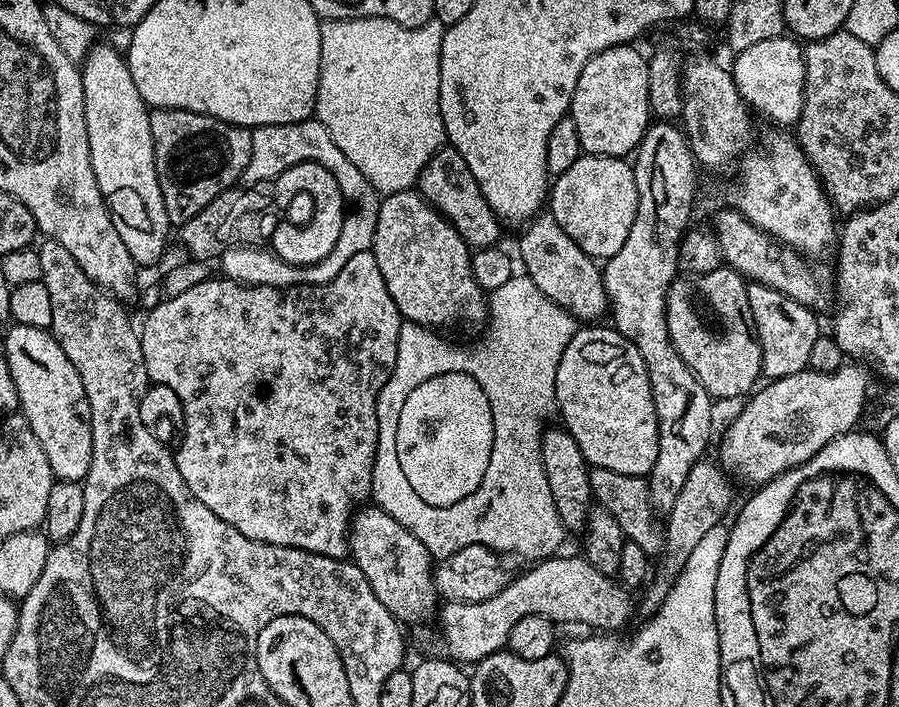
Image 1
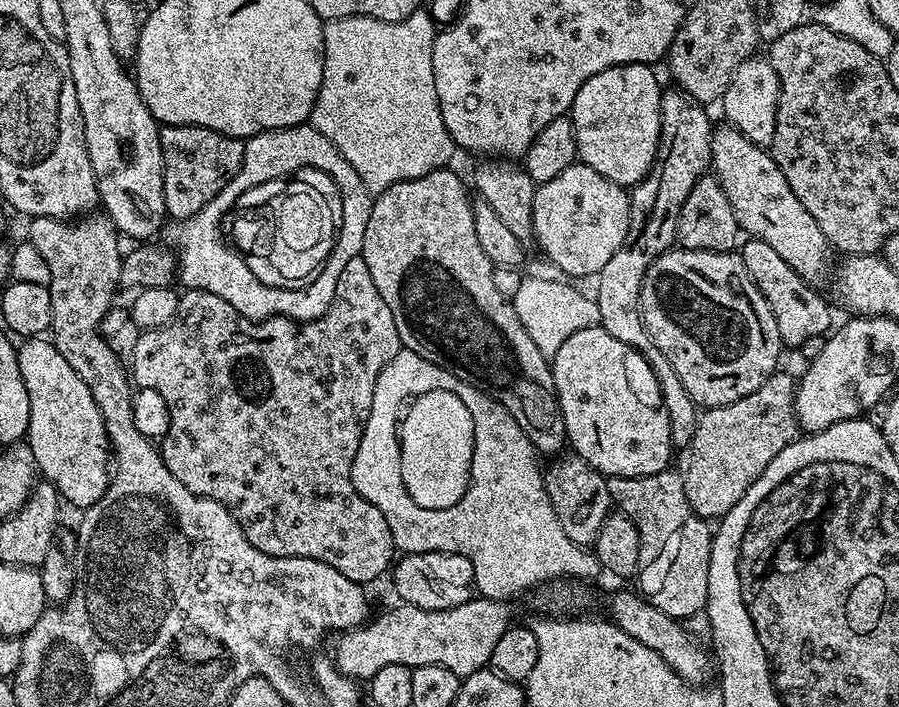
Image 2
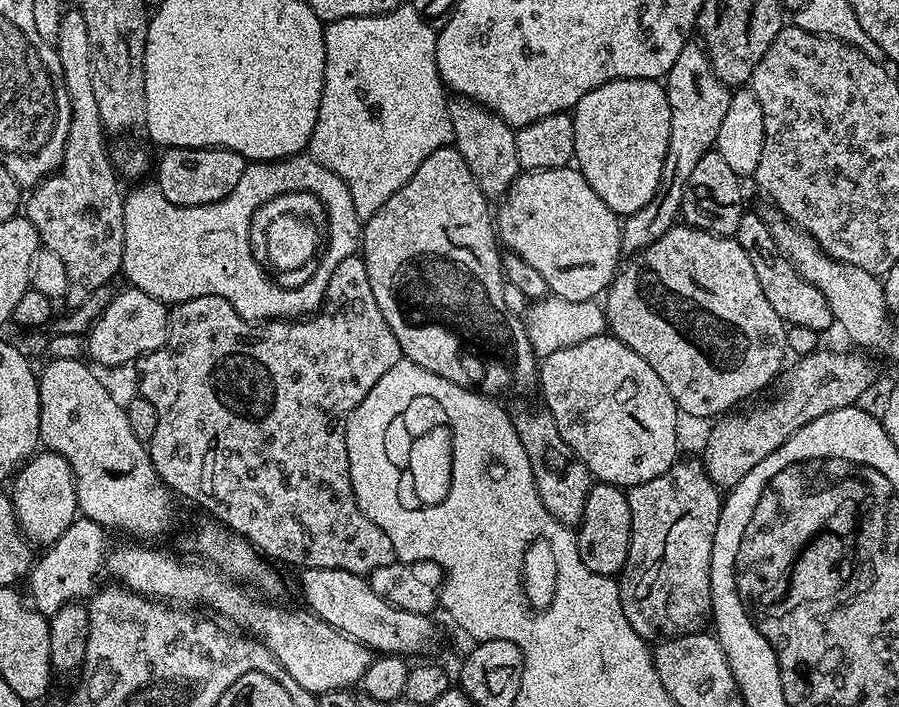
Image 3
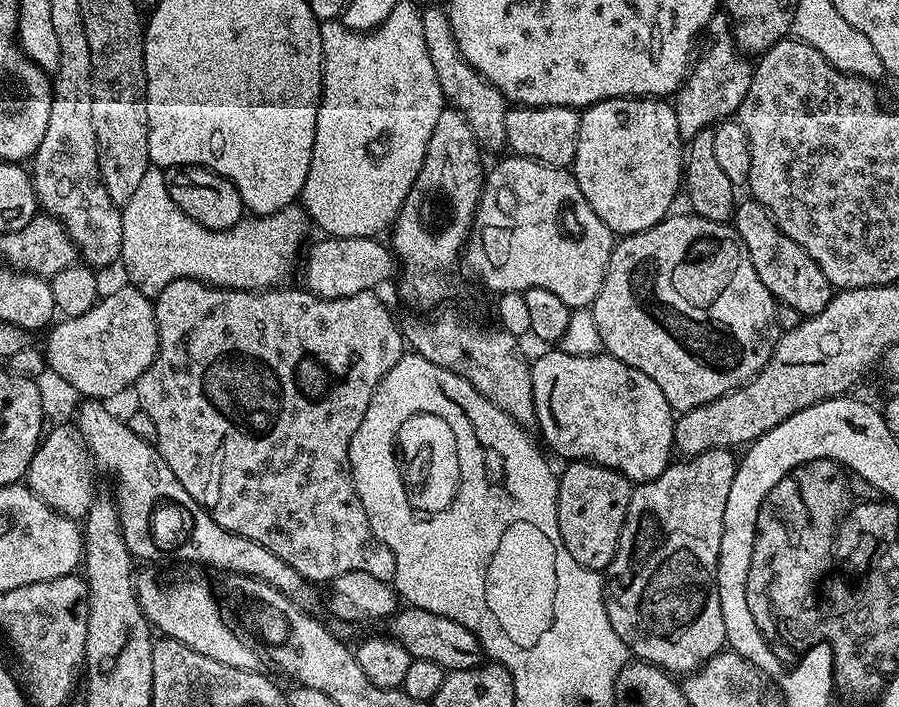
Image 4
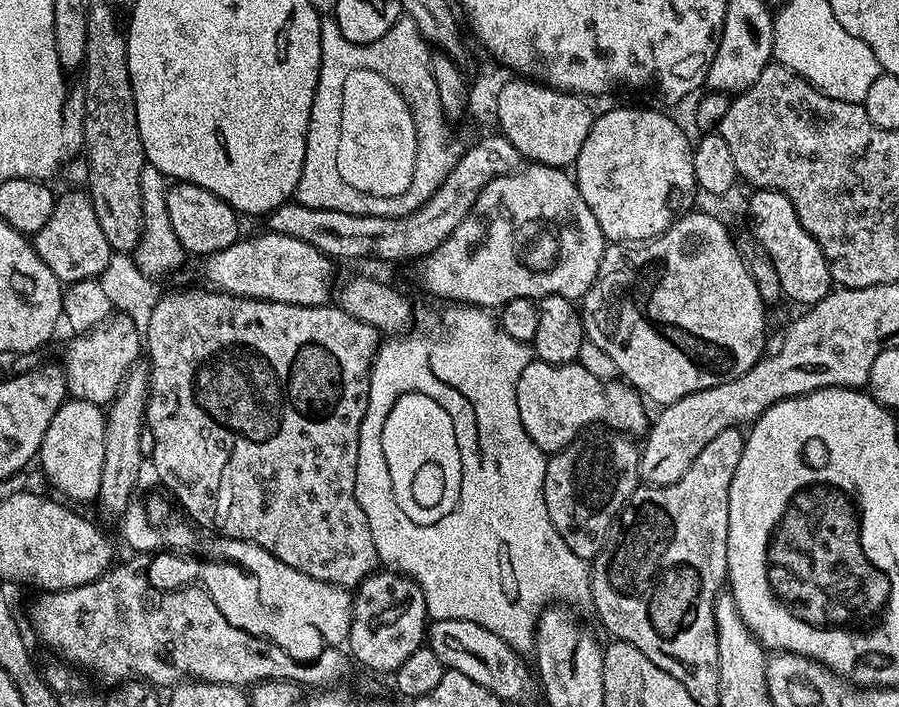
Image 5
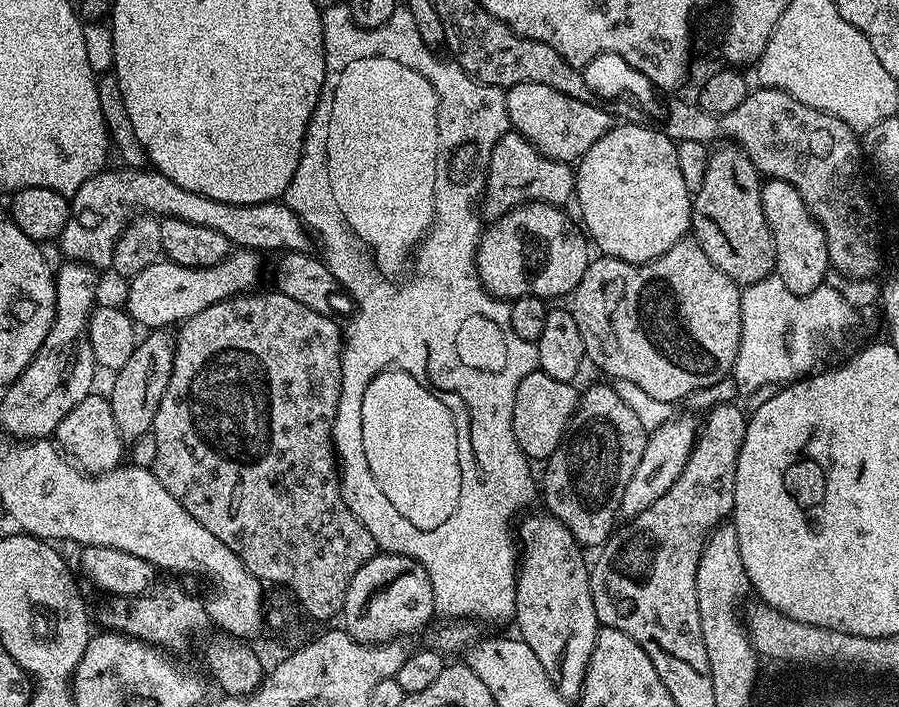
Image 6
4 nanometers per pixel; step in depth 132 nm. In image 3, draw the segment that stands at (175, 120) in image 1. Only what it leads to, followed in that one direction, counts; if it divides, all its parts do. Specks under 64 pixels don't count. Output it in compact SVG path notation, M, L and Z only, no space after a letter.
M169 148L163 155L155 183L165 198L183 208L213 204L226 198L238 186L246 163L242 154L229 148Z

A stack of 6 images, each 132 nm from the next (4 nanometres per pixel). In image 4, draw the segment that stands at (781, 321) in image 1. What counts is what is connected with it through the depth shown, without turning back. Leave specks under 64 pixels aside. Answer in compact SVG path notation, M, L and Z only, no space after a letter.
M751 198L741 199L734 209L734 227L736 233L746 242L746 250L750 250L750 262L754 262L754 270L758 270L758 278L762 278L762 286L770 290L777 302L786 306L794 306L805 318L816 316L831 302L834 295L832 283L818 270L818 262L794 242L794 238L786 238L782 230L772 221L772 216Z

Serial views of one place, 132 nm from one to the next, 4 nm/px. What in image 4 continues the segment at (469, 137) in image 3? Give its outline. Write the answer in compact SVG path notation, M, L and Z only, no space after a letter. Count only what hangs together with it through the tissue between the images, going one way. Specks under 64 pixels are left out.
M425 7L421 11L421 18L422 32L425 35L430 62L433 63L434 72L438 75L439 86L445 99L466 117L476 140L481 143L483 149L487 151L488 149L503 149L507 145L505 114L508 109L508 101L496 87L486 82L462 57L445 9L441 7L440 9L427 9Z

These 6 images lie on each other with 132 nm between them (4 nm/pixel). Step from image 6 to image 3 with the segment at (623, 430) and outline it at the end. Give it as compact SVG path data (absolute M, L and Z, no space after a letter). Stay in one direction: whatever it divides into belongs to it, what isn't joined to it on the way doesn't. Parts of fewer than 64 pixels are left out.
M593 483L586 498L586 510L574 532L578 554L586 570L594 570L594 574L603 576L619 577L624 570L624 563L630 550L631 533L632 515L627 491L616 487L615 484Z

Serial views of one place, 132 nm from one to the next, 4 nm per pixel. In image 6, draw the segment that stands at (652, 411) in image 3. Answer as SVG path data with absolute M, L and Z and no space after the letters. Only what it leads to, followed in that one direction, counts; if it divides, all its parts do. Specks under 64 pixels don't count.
M539 370L526 374L522 382L518 382L518 390L514 394L514 438L518 438L518 446L528 456L529 461L547 461L565 432L568 422L578 407L578 388L575 383L550 378L550 374Z

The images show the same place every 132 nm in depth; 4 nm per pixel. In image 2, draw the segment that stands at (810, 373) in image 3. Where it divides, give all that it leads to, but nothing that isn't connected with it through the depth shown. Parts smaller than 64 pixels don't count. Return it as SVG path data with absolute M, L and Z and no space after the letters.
M777 370L766 382L762 382L762 386L758 386L758 390L746 394L746 398L738 398L738 402L730 402L699 413L692 442L686 452L688 465L682 468L686 498L697 517L712 522L727 514L740 501L742 494L750 490L762 470L766 470L766 466L774 462L774 458L787 444L797 439L796 385L795 379L791 380L783 370Z

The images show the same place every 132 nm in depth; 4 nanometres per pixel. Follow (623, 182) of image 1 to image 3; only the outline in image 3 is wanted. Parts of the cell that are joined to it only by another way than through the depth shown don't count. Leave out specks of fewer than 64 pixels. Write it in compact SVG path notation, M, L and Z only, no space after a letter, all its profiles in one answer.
M575 167L559 168L558 170L542 170L541 172L524 172L517 176L513 181L511 188L506 196L499 201L498 211L494 216L494 227L498 233L498 240L505 249L513 256L520 256L528 262L530 266L534 266L534 270L538 270L538 274L542 274L542 278L546 278L548 283L548 291L553 296L561 296L570 302L582 302L583 300L596 300L597 297L607 289L616 277L618 269L621 267L622 249L620 247L620 229L622 227L621 217L617 216L614 210L610 210L610 206L606 206L606 202L602 202L602 198L598 198L598 194L594 194L594 190L590 190L590 182L586 182L586 178Z

